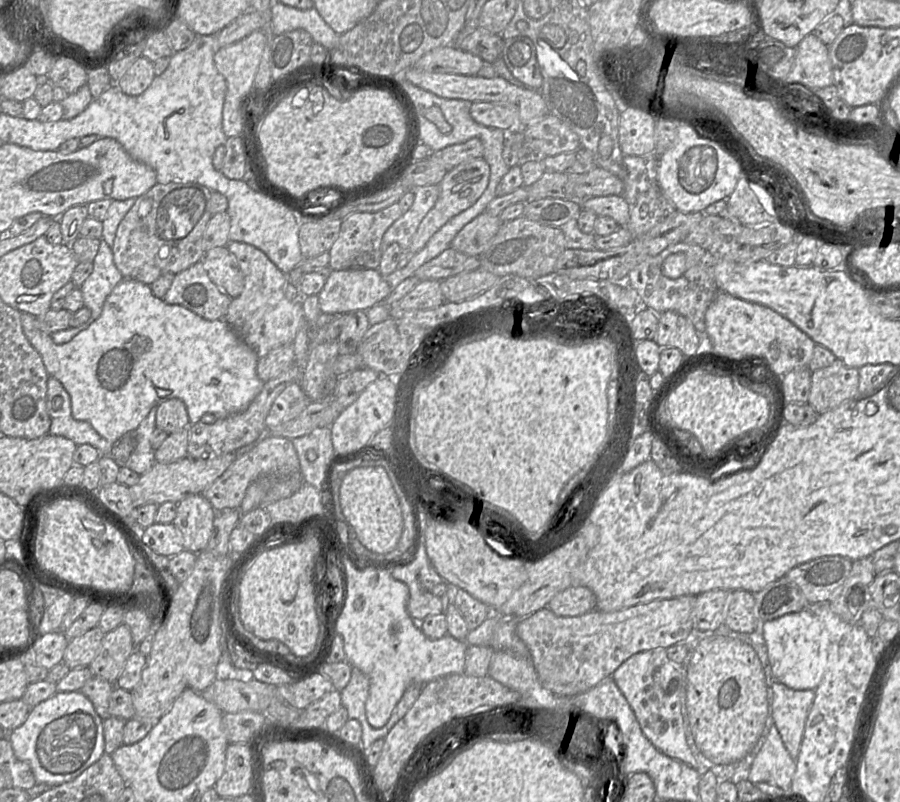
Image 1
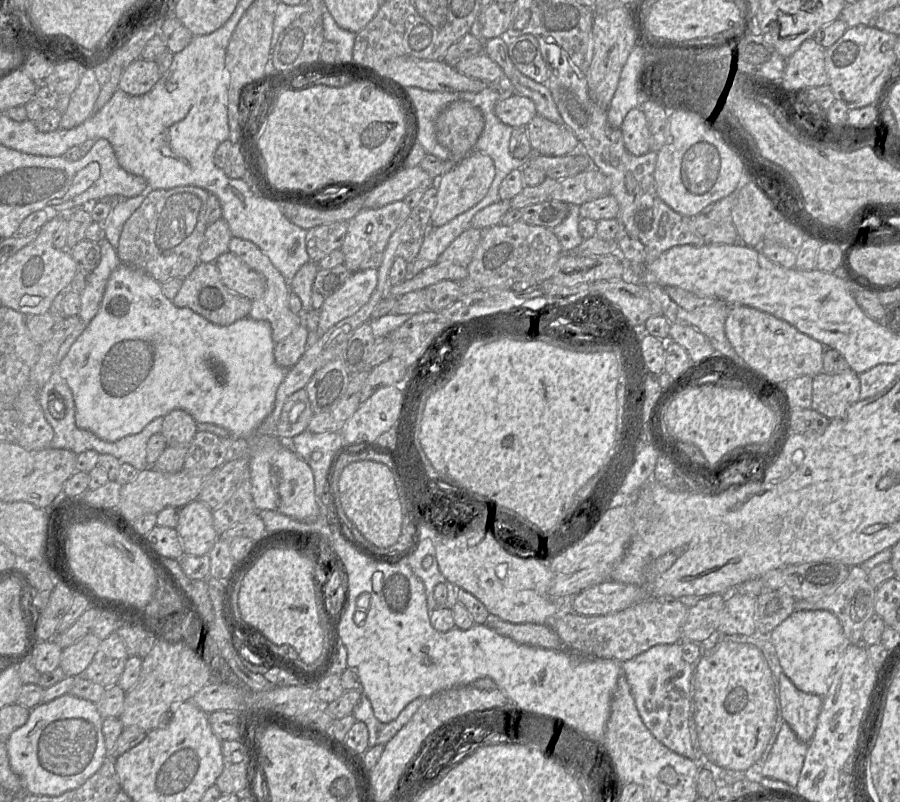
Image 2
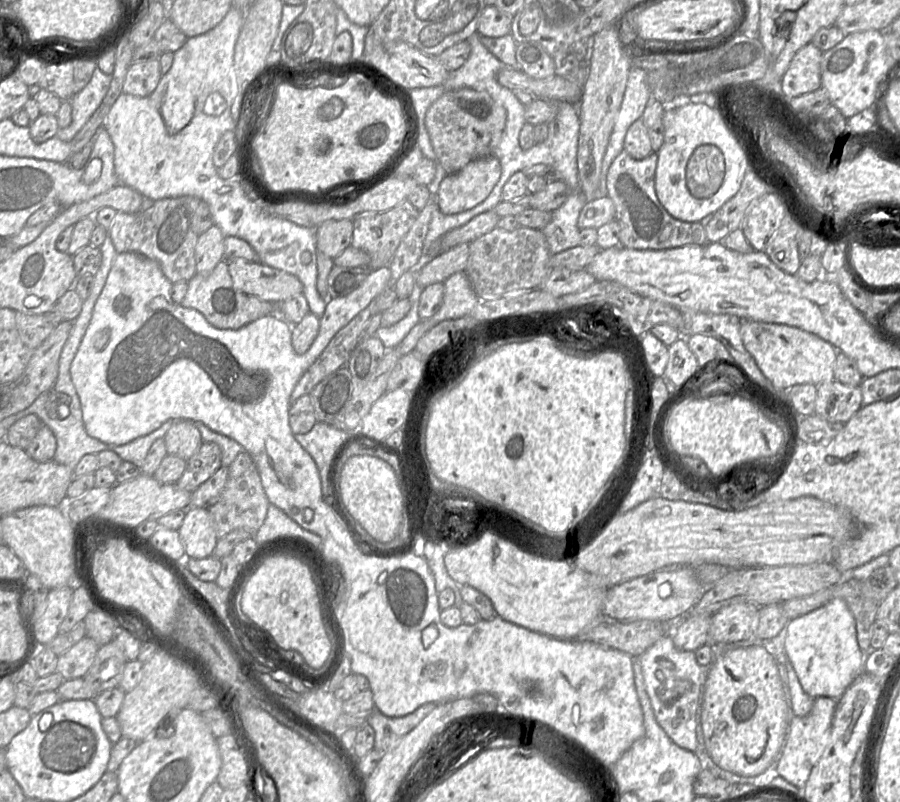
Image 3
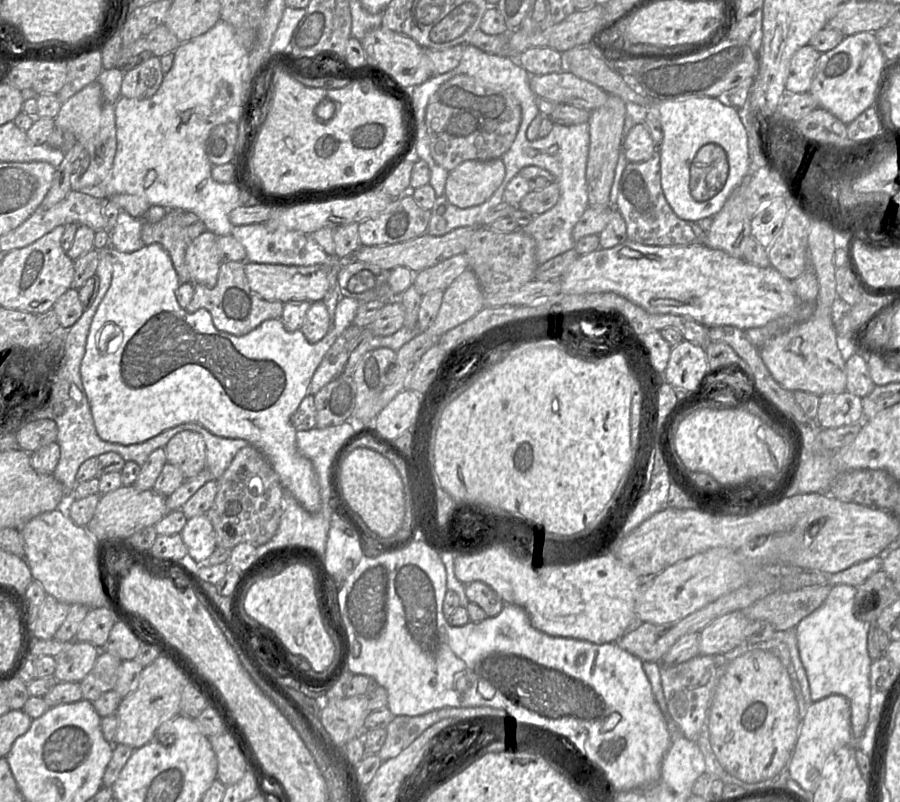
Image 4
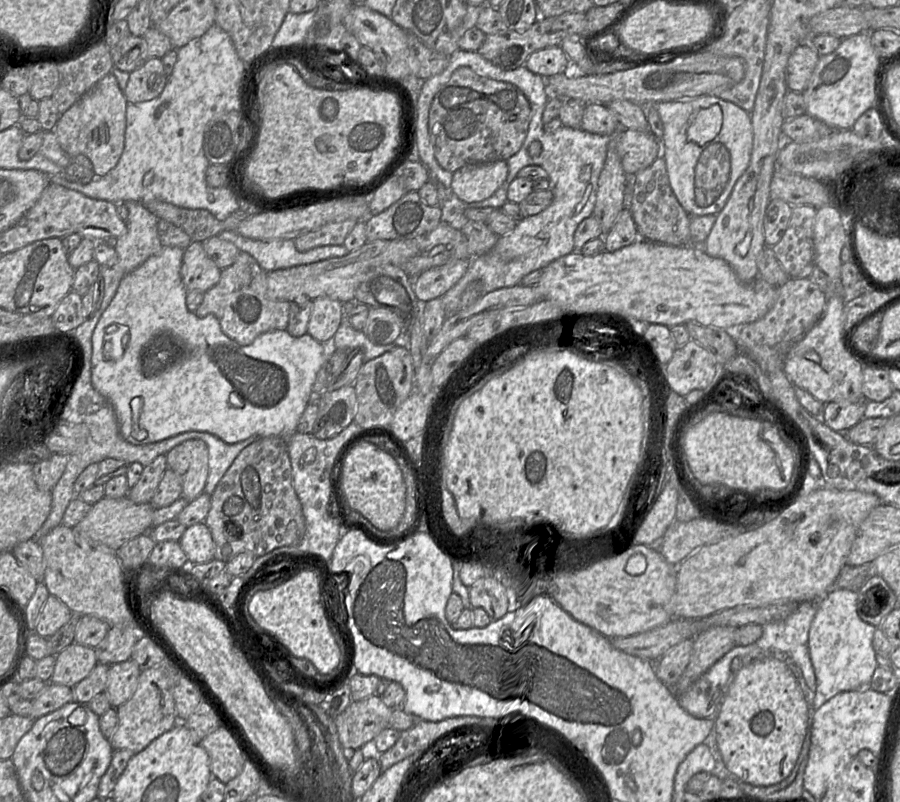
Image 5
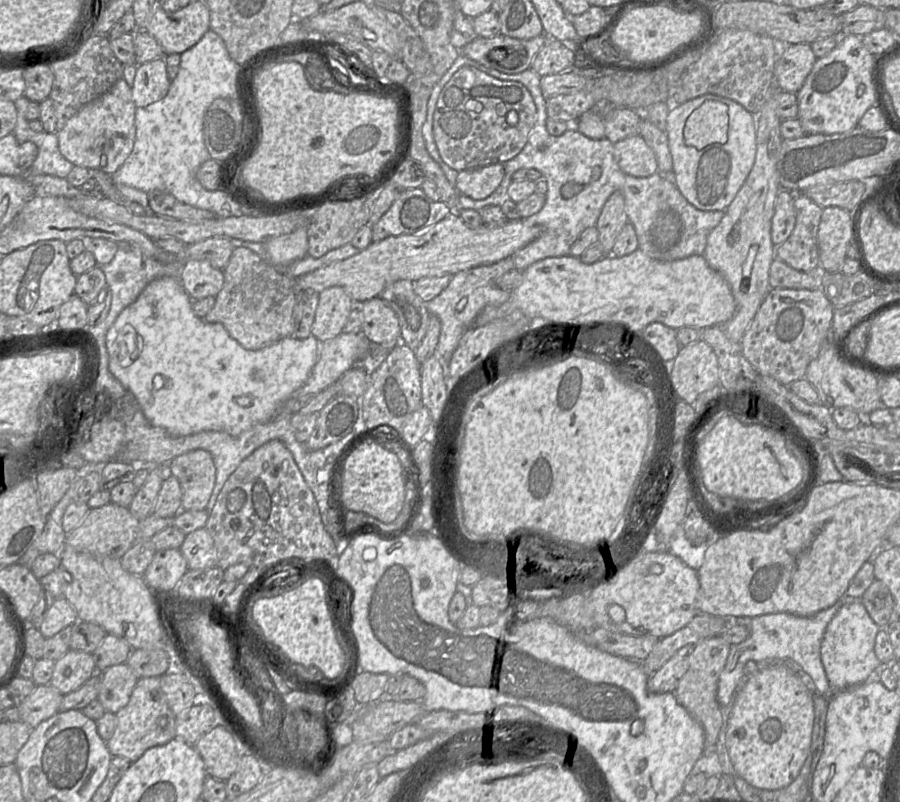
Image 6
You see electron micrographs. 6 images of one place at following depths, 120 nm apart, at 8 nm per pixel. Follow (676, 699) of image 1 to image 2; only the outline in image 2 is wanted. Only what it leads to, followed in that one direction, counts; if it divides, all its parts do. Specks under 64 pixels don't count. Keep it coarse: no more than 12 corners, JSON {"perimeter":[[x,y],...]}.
{"perimeter":[[681,642],[621,663],[638,713],[697,761],[693,665]]}

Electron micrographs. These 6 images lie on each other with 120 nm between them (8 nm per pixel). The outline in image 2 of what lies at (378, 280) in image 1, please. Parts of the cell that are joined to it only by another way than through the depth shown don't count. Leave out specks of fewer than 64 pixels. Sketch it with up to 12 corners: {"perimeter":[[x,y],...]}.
{"perimeter":[[378,271],[354,272],[325,297],[306,350],[331,327],[365,305]]}

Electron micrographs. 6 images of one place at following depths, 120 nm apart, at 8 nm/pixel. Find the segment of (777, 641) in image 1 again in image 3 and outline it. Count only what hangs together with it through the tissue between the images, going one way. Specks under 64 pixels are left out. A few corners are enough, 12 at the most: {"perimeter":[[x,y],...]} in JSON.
{"perimeter":[[841,598],[789,620],[785,651],[811,698],[864,672]]}

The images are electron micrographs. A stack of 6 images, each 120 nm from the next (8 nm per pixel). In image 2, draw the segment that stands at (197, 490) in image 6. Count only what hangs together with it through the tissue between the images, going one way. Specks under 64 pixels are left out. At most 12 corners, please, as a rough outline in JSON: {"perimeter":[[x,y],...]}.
{"perimeter":[[184,410],[163,417],[168,446],[189,446],[197,423]]}

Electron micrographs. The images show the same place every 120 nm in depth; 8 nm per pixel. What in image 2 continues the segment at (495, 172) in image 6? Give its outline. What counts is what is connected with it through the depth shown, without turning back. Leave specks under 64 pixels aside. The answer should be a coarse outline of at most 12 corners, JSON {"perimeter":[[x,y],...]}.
{"perimeter":[[472,150],[439,179],[431,226],[478,204],[494,178],[492,158]]}

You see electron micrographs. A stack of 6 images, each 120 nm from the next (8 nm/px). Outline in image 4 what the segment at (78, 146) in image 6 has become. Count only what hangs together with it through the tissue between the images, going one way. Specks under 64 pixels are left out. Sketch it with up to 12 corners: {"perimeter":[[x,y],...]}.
{"perimeter":[[93,81],[62,103],[55,126],[90,156],[73,190],[97,189],[117,150],[115,104]]}

